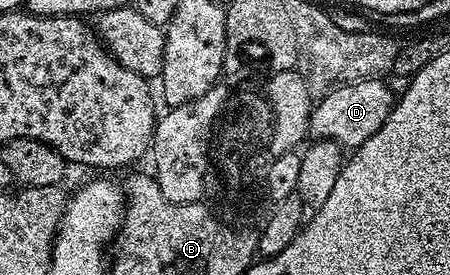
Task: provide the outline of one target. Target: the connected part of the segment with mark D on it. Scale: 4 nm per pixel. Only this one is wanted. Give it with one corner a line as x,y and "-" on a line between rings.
378,78
337,85
328,89
319,99
311,111
310,133
316,134
314,137
319,140
330,139
340,148
354,148
365,144
365,140
369,140
369,136
373,136
373,132
377,132
381,124
385,124
391,107
397,101
386,81

